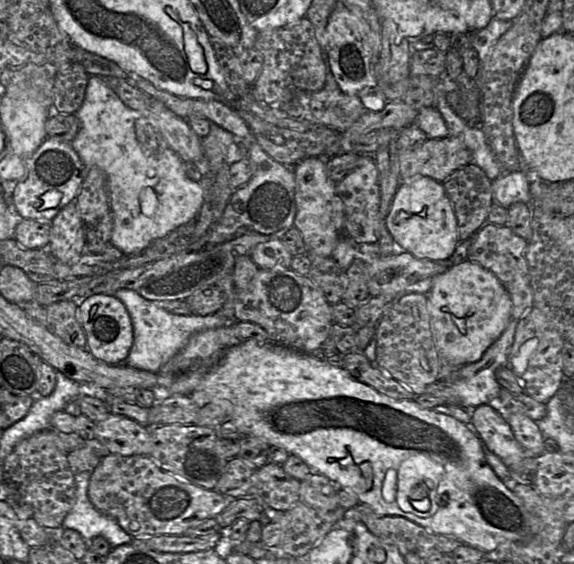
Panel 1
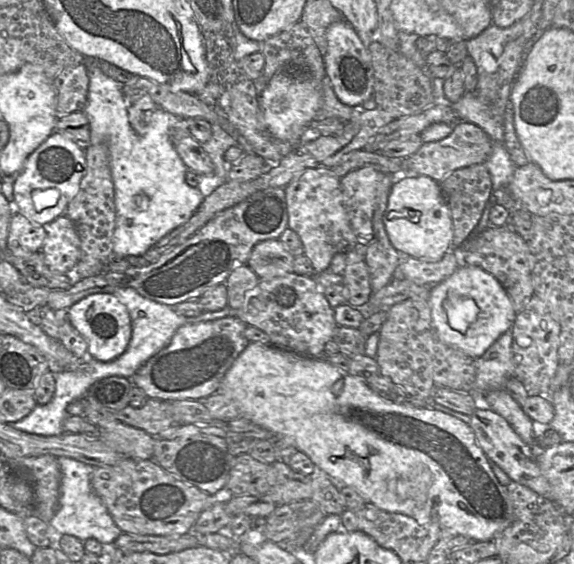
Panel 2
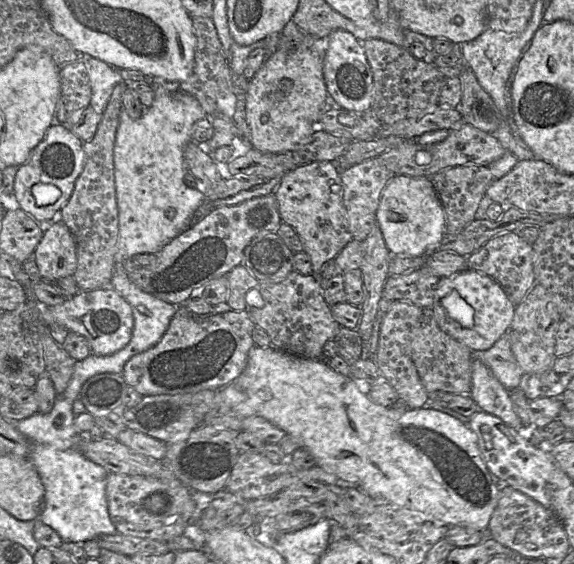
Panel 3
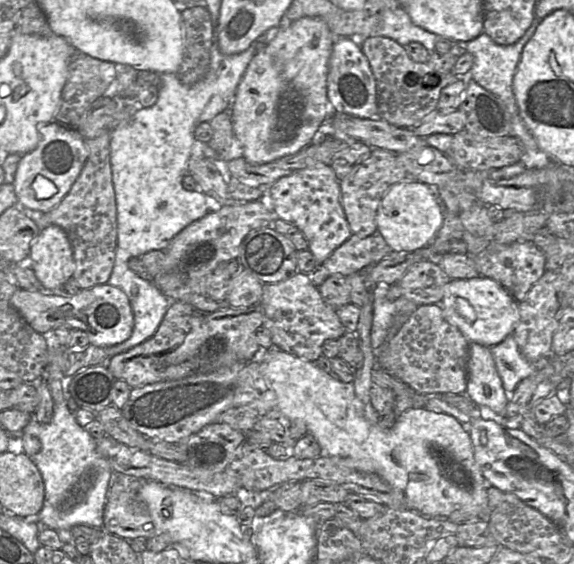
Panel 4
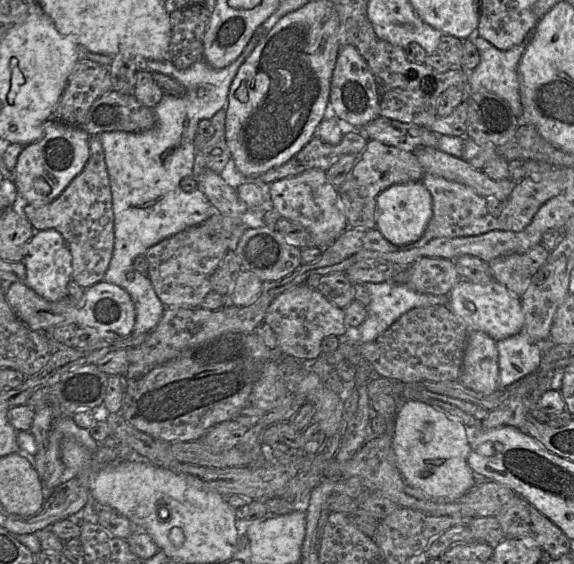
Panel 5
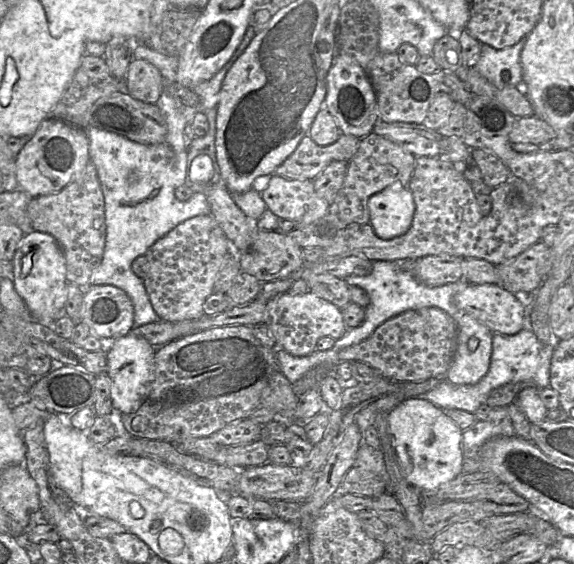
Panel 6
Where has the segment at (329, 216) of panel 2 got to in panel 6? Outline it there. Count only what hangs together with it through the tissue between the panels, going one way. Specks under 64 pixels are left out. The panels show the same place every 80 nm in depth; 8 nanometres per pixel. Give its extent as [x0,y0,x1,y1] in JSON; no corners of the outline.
[261,173,330,223]

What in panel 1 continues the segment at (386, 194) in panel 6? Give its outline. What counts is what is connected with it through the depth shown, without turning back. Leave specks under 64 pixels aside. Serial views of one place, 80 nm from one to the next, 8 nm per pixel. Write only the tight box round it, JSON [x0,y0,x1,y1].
[385,176,459,260]

